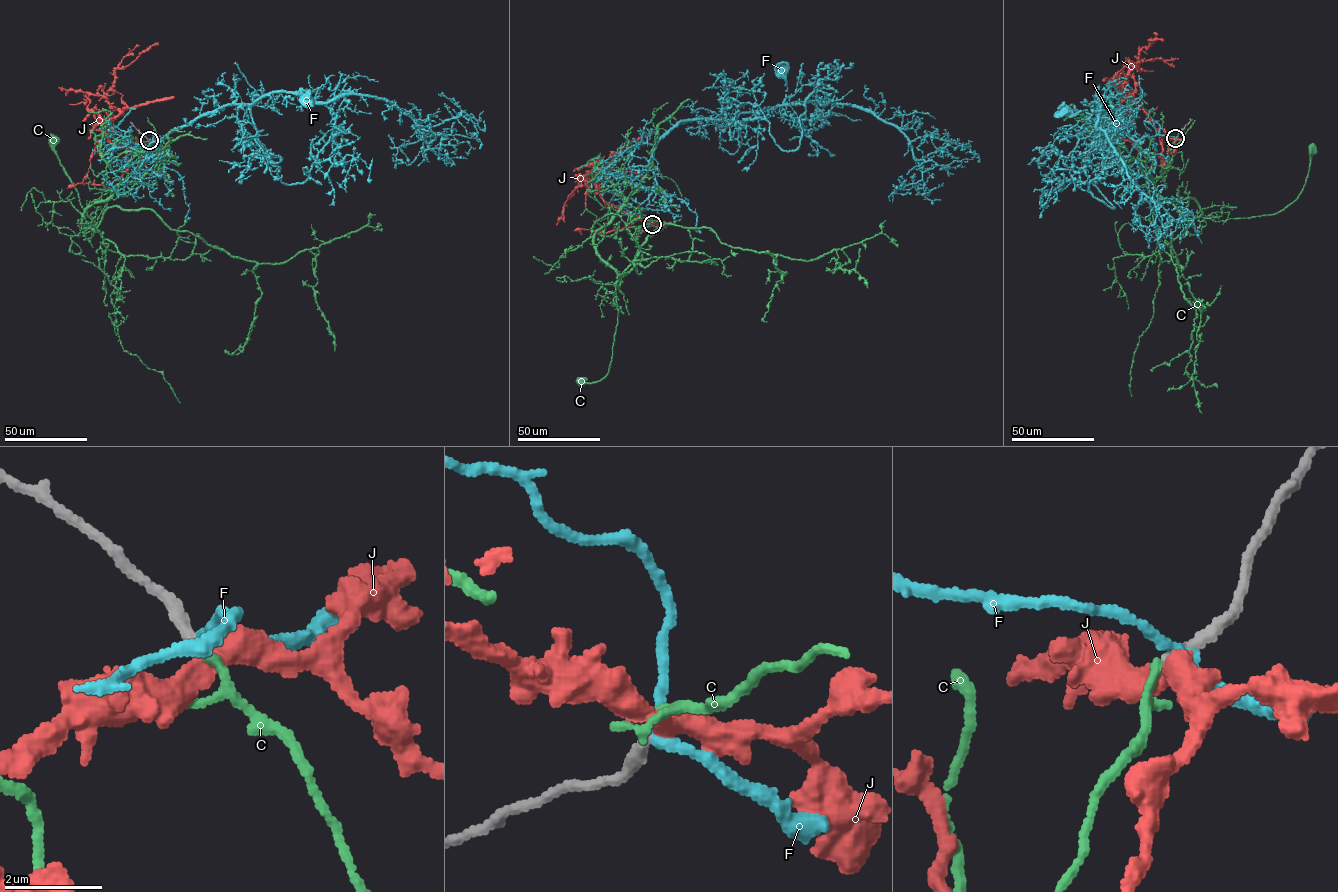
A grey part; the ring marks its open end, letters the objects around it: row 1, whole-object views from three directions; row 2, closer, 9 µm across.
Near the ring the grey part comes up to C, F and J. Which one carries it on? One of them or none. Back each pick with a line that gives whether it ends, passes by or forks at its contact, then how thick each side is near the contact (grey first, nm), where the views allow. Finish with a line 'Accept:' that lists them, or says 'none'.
C: it passes by; 190 nm thick on the grey side, 110 nm on the other
Accept: C

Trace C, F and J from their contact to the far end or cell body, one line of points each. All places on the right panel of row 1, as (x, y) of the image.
C: (1175, 138), (1162, 176), (1153, 180), (1155, 193), (1186, 217), (1217, 221), (1283, 210), (1302, 189), (1313, 150)
F: (1176, 137), (1158, 134), (1133, 140), (1094, 110), (1091, 104), (1097, 103), (1099, 115), (1101, 110), (1066, 111)
J: (1175, 138), (1160, 135), (1123, 87), (1142, 48), (1149, 48), (1151, 40), (1163, 39)

